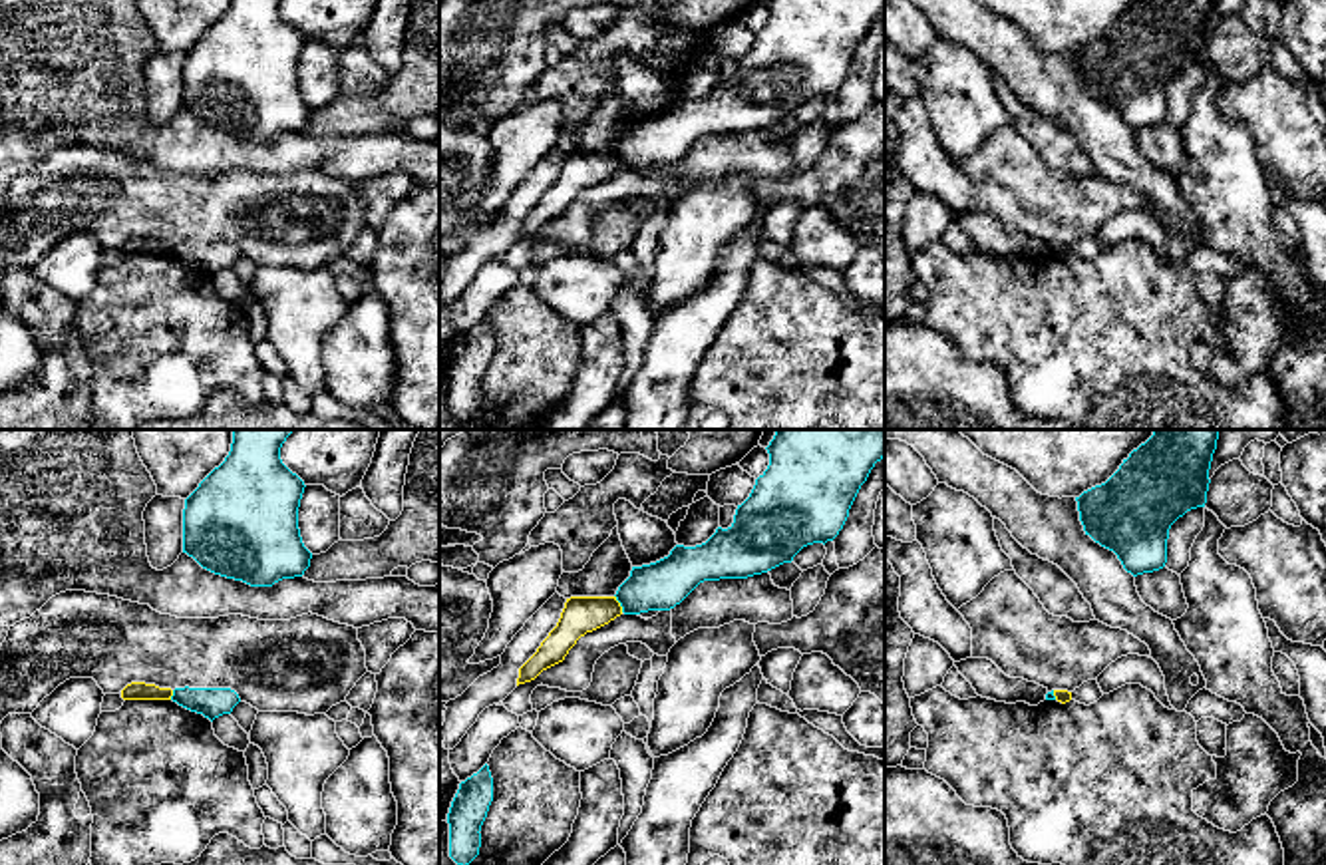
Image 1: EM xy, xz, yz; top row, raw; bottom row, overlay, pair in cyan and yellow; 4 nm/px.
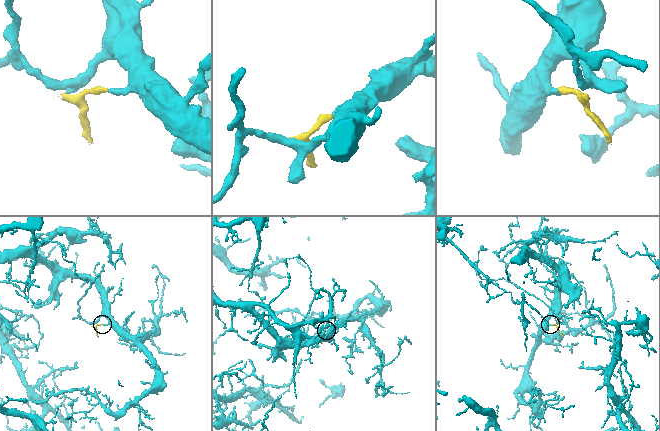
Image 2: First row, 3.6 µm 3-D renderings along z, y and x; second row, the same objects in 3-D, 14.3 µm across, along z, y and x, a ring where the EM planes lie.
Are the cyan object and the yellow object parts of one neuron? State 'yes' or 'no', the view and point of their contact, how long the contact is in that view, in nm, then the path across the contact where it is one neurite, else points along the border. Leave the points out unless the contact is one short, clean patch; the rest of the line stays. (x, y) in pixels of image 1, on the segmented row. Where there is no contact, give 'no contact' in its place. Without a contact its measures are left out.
no; meets cyan in xz at (619, 601); contact 80 nm long; border along xz (615, 595), (623, 611)

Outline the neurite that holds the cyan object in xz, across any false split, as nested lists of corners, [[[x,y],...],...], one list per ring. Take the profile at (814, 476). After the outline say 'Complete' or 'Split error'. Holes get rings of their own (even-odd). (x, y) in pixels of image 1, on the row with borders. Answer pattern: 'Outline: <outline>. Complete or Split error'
Outline: [[[775,430],[765,449],[769,465],[755,479],[749,497],[738,505],[728,529],[718,527],[702,545],[676,545],[668,557],[632,567],[614,595],[624,614],[670,610],[704,581],[761,575],[791,563],[807,545],[833,541],[861,485],[885,457],[885,430]]]. Complete

